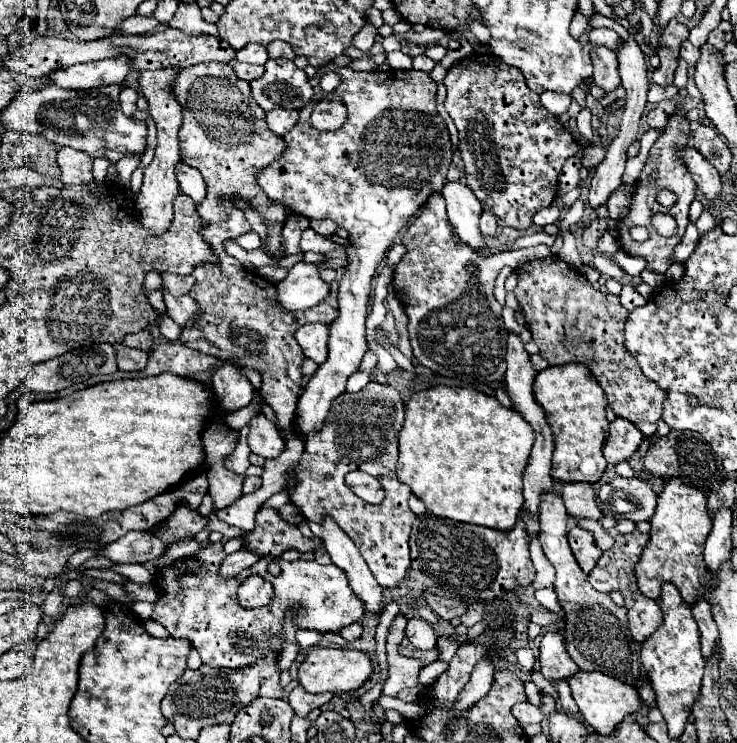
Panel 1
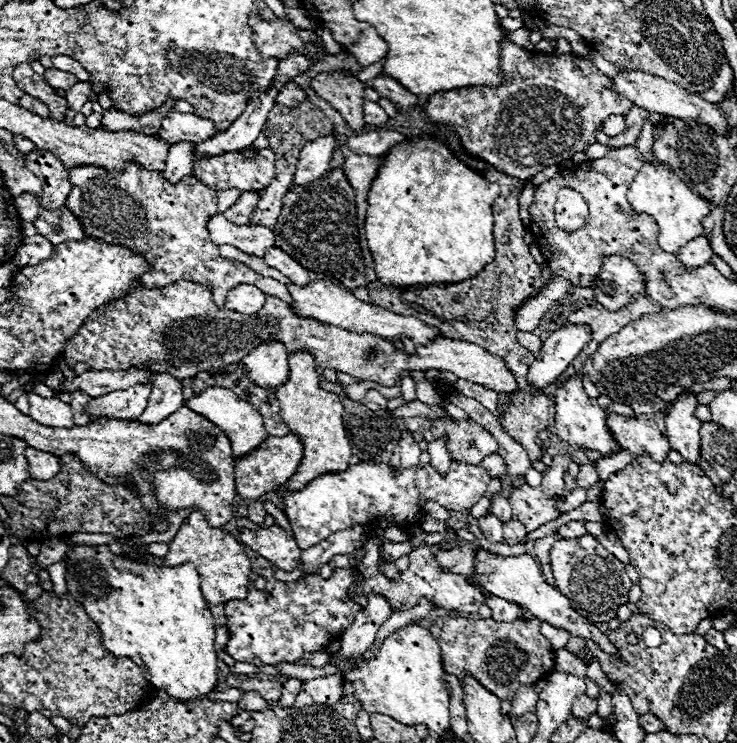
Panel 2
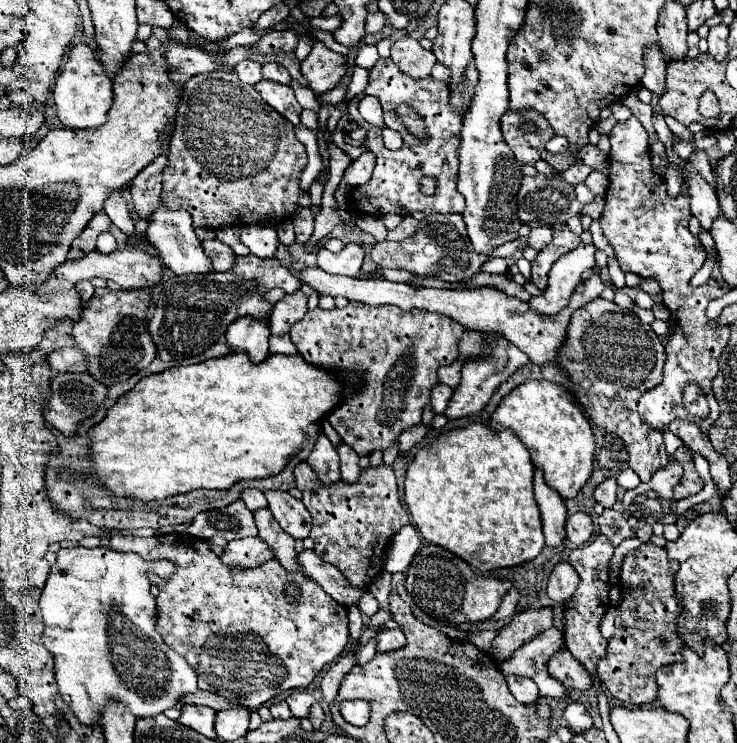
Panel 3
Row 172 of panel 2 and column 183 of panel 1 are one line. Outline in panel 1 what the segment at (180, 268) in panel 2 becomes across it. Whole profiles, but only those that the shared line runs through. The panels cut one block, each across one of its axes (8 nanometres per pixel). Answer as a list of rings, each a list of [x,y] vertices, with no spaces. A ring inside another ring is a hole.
[[[204,62],[178,72],[172,80],[172,94],[182,106],[184,122],[178,132],[182,162],[196,168],[206,182],[206,200],[198,204],[198,214],[206,222],[222,222],[228,218],[222,200],[244,200],[262,216],[268,234],[262,240],[262,250],[274,258],[284,258],[282,222],[286,220],[286,206],[270,200],[258,186],[258,172],[276,162],[286,150],[282,136],[276,136],[266,126],[266,112],[256,104],[246,80],[234,76],[234,68],[224,62]]]

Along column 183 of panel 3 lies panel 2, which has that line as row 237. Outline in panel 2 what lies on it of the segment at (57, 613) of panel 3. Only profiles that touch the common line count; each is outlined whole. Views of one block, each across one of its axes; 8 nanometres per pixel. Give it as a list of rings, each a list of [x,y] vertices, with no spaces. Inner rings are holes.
[[[654,160],[654,162],[644,162],[640,168],[638,176],[630,184],[628,190],[628,202],[636,214],[648,214],[656,220],[658,224],[658,244],[666,252],[678,254],[678,250],[688,242],[694,240],[696,236],[702,236],[702,220],[710,212],[708,200],[696,196],[688,184],[684,184],[668,164]]]

